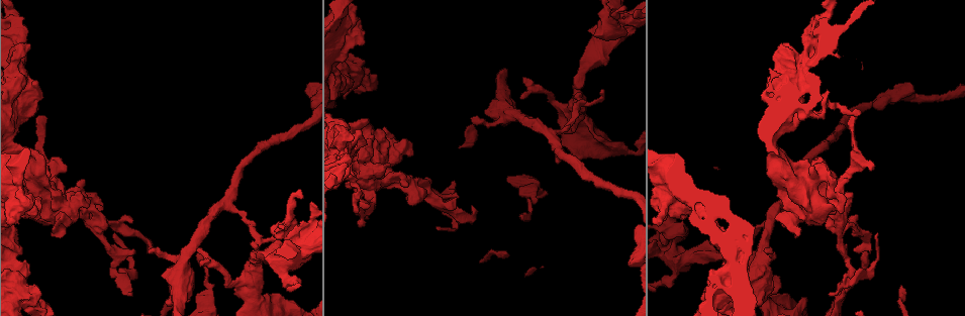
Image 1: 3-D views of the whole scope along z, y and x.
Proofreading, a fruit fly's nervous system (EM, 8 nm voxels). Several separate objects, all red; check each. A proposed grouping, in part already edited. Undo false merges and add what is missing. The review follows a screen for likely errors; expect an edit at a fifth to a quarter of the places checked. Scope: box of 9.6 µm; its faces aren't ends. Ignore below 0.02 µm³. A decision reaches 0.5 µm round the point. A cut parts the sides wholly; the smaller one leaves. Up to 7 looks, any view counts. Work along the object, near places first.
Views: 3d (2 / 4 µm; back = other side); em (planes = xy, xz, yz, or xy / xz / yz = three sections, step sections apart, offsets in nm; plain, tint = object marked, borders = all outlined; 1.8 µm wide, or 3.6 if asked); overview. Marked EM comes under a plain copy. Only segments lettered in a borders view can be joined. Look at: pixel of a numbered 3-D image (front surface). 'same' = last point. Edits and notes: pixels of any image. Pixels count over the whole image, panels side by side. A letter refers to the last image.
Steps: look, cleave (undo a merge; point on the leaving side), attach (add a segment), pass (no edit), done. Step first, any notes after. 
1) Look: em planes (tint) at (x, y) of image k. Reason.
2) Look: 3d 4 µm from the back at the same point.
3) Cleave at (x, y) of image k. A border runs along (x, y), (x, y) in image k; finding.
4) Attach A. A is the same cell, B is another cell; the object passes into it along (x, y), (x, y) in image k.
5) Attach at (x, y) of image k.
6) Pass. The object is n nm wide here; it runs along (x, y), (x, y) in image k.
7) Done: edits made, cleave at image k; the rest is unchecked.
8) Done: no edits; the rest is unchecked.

Look: em planes (borders) at (841, 225) of image 1.

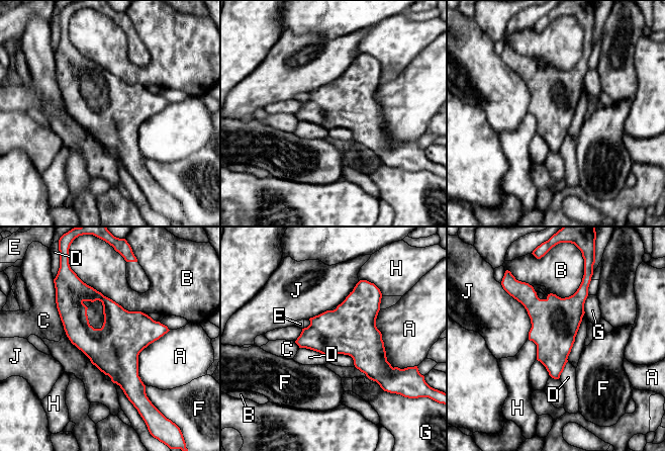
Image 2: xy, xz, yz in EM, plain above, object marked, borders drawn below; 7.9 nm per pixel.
Pass. A, B, C, D, E, F, G, H and J are other cells; one neuron here.

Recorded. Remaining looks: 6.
Look: 3d 4 µm at (345, 99) of image 1. Branch stops here.

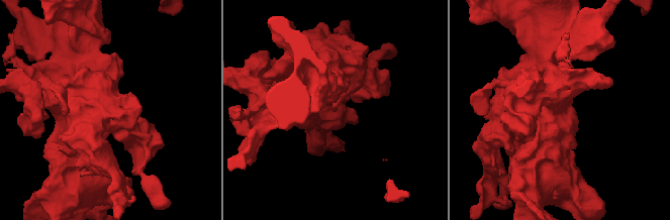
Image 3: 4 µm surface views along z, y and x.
Look: em planes (borders) at (337, 110) of image 3. Need the tissue.

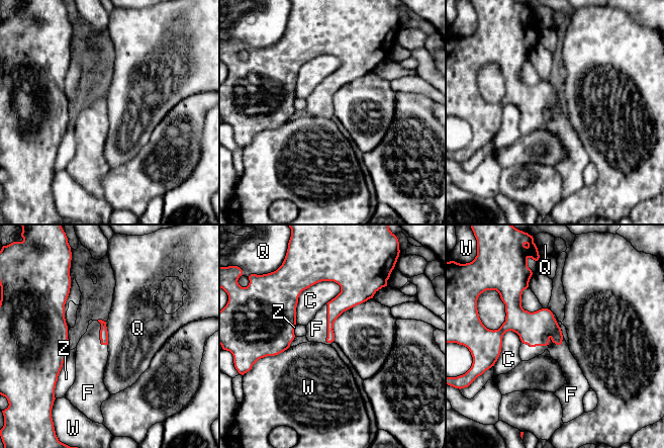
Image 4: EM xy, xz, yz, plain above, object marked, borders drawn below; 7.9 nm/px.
Attach at (316, 329) of image 4. F is the same cell, C, Q, W and Z are other cells; the neuron continues.

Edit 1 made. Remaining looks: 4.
Look: 3d 4 µm at (611, 23) of image 1. Thick turns thin.

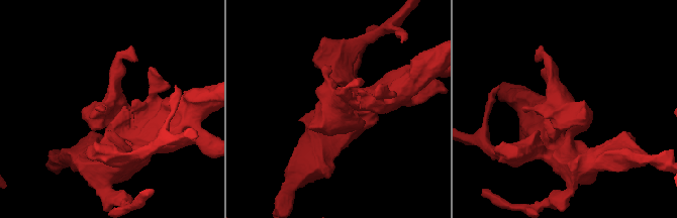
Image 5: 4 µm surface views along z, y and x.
Look: em planes (borders) at (338, 107) of image 5. Need the tissue.

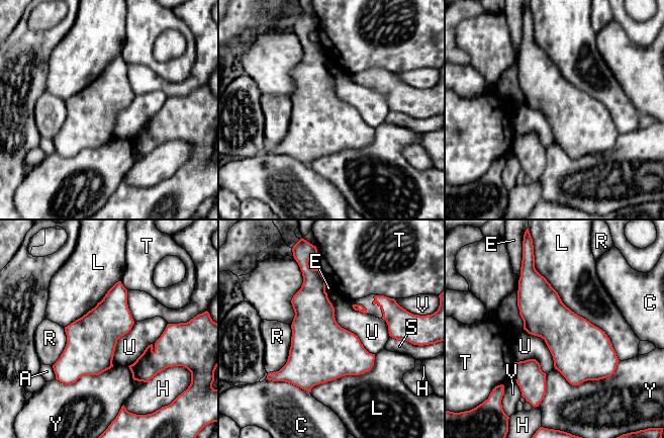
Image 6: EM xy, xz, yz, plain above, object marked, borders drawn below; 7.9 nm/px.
Pass. The object is 400 nm wide here; A, C, E, H, L, R, S, T, U, V and Y are other cells; a border runs along (326, 294), (335, 320), (374, 354) in image 6; continuous, no second neuron.

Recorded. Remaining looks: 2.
Done: edits made, attach at image 4; the rest is unchecked.

